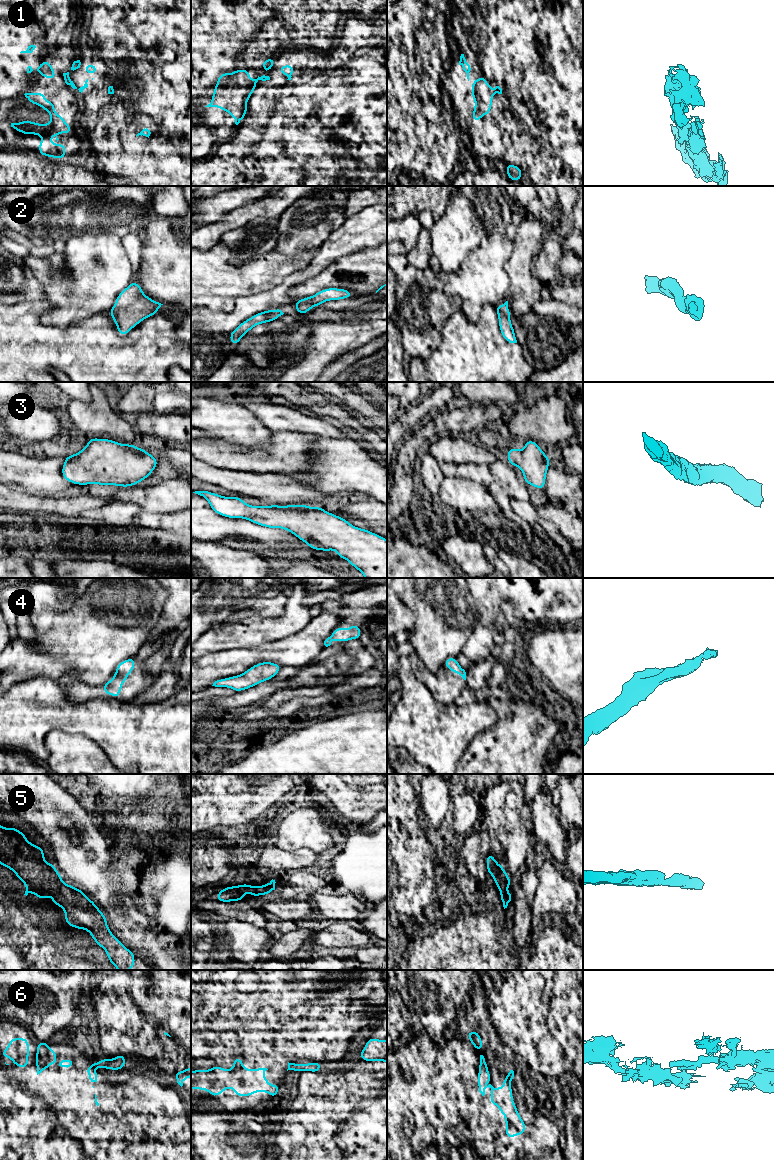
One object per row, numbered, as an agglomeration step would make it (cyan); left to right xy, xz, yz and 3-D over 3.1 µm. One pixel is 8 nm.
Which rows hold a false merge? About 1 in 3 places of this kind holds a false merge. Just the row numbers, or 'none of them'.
1, 6

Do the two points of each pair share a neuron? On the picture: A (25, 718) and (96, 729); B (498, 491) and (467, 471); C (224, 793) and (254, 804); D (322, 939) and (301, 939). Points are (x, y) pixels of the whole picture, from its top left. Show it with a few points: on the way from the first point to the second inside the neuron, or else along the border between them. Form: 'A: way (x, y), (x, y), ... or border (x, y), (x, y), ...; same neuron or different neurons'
A: way (43, 717), (78, 718); same neuron
B: way (491, 483), (481, 473), (475, 472); same neuron
C: border (247, 784), (243, 808), (237, 807), (232, 817); different neurons
D: border (314, 932), (309, 941); different neurons

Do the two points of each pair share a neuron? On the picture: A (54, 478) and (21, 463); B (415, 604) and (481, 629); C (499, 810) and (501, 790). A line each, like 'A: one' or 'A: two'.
A: one
B: two
C: one

